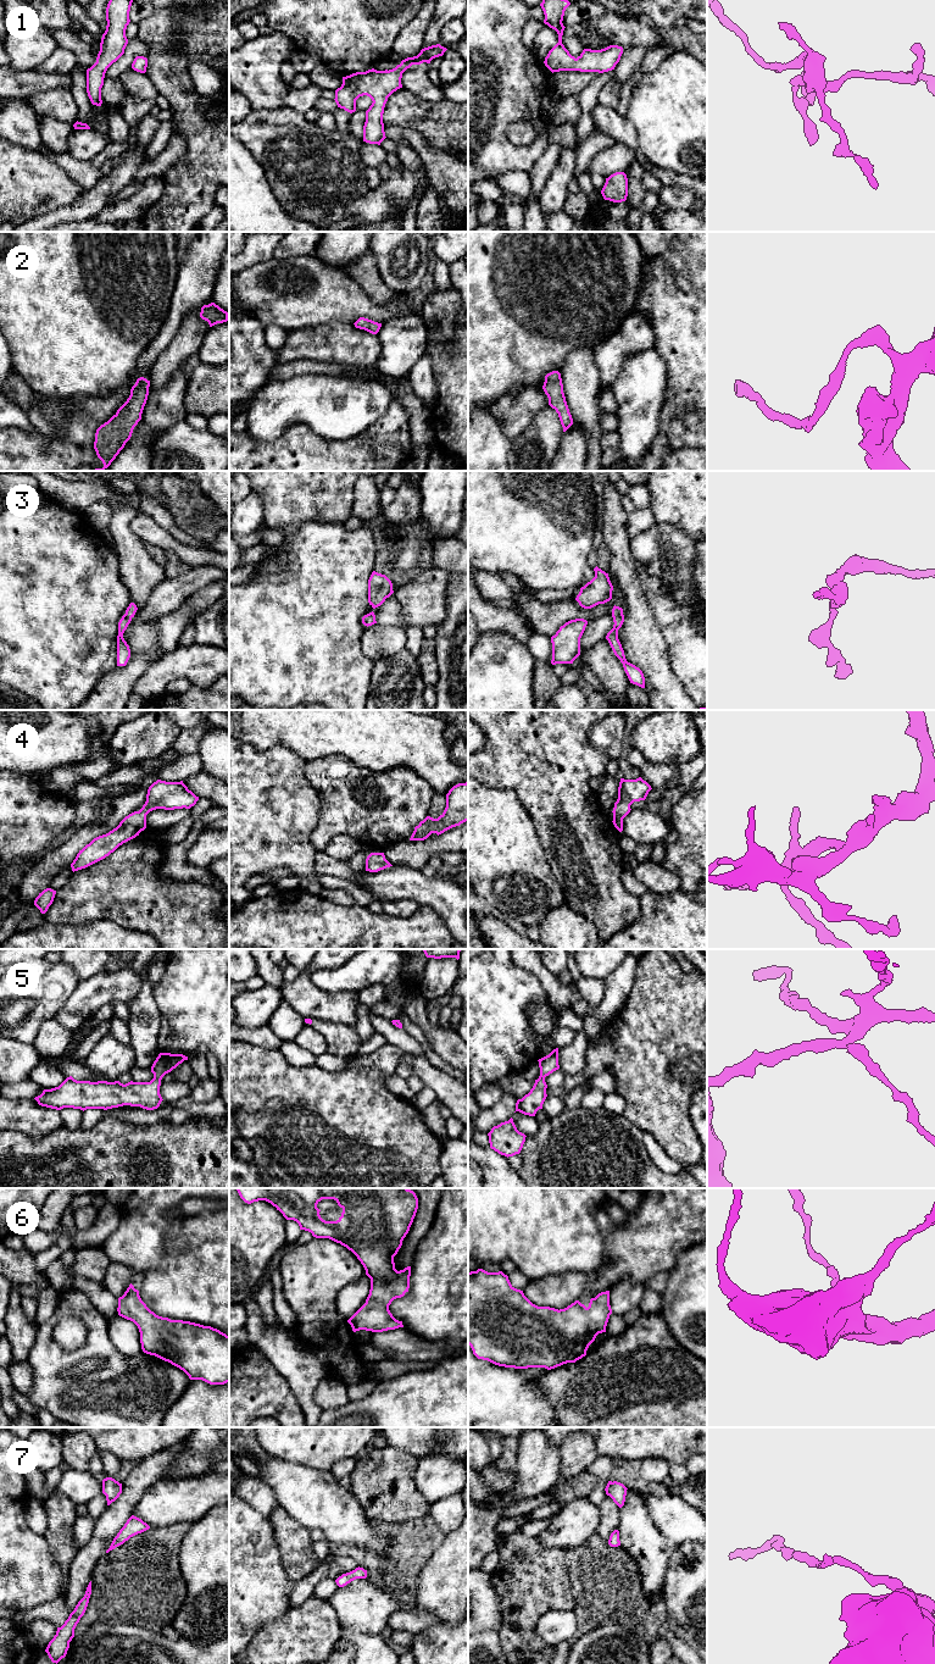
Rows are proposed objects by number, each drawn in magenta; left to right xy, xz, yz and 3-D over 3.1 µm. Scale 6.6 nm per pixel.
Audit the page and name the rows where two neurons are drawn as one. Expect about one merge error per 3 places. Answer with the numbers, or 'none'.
none

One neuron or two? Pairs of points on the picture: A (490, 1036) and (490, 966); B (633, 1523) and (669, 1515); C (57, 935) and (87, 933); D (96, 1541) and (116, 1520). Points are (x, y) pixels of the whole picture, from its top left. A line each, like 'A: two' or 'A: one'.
A: one
B: two
C: one
D: one

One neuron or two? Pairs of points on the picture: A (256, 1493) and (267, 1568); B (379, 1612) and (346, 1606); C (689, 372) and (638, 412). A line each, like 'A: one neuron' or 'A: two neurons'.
A: two neurons
B: one neuron
C: two neurons

